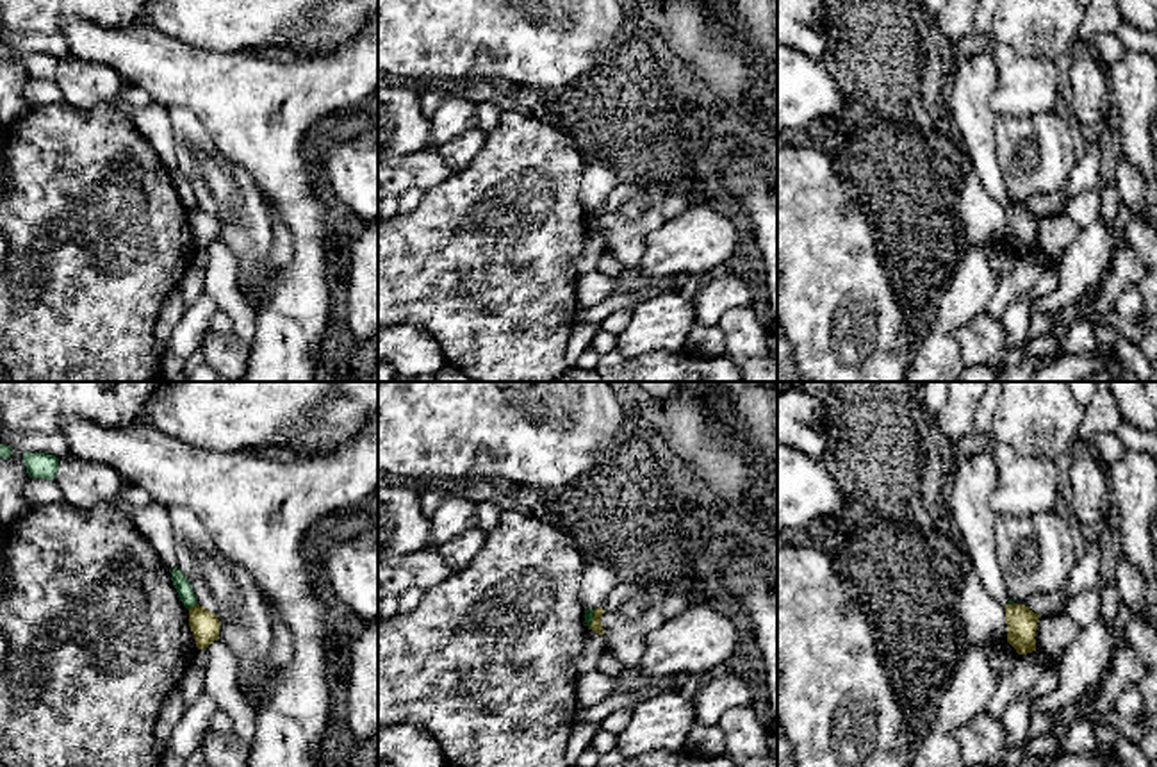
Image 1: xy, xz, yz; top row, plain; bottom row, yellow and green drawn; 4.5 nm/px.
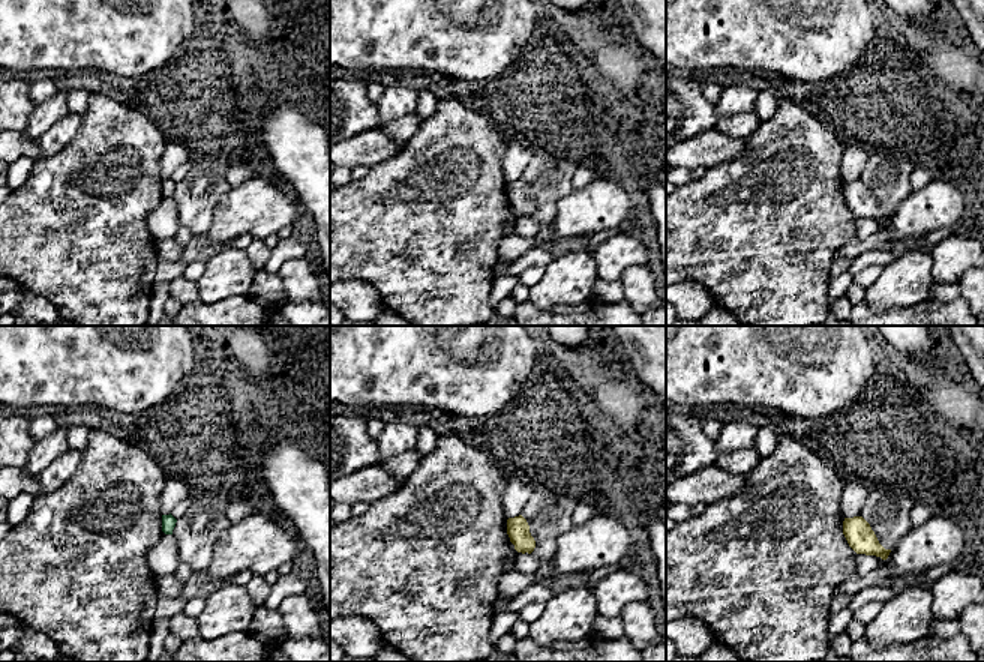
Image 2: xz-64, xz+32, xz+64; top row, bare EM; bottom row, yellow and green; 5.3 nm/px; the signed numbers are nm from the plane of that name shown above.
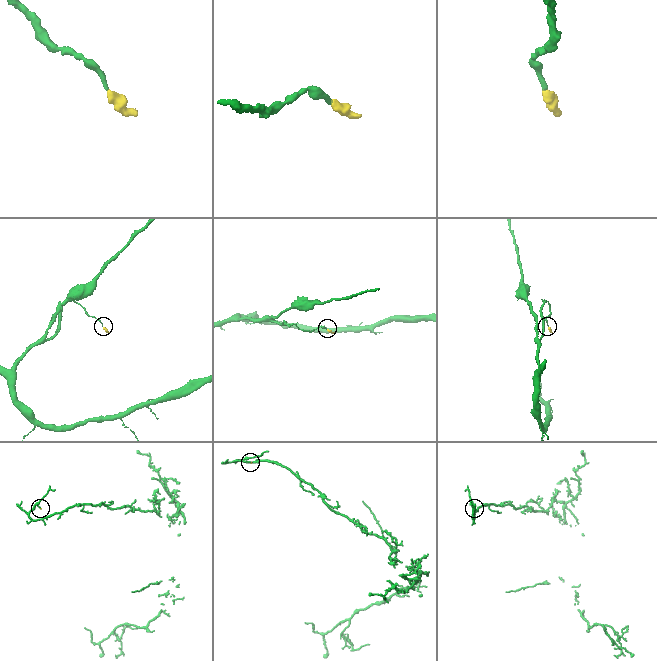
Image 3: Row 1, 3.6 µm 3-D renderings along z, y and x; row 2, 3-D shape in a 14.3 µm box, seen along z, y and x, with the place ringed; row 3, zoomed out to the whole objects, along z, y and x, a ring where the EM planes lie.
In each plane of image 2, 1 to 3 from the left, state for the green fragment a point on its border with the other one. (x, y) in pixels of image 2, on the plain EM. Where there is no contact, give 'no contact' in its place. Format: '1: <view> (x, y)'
1: no contact
2: no contact
3: no contact

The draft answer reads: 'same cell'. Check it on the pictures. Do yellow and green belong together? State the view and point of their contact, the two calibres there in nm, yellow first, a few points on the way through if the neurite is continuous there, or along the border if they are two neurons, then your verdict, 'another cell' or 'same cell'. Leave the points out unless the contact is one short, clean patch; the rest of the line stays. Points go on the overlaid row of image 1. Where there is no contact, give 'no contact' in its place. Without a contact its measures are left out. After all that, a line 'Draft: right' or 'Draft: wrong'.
contact xy (195, 607); calibres 130 and 70 nm; border xy (196, 603), (189, 610); another cell
Draft: wrong

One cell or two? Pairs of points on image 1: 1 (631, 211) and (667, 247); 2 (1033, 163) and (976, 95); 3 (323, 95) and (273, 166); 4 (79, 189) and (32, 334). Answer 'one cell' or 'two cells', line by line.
1: two cells
2: two cells
3: one cell
4: one cell

